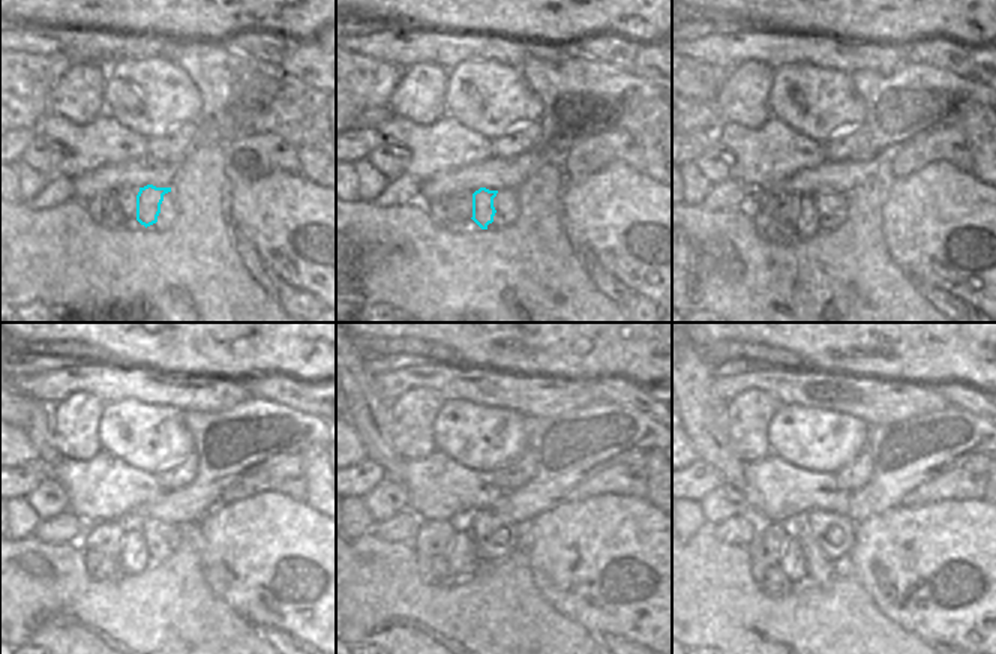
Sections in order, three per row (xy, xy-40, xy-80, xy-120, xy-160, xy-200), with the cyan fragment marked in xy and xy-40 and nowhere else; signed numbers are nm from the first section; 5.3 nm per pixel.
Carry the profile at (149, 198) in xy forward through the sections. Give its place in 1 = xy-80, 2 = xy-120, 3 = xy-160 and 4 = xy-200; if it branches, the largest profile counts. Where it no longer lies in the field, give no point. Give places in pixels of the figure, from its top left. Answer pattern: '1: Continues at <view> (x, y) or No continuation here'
1: Continues at xy-80 (807, 221)
2: Continues at xy-120 (134, 557)
3: Continues at xy-160 (462, 554)
4: Continues at xy-200 (792, 561)

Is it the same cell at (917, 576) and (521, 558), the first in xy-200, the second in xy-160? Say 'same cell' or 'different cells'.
different cells

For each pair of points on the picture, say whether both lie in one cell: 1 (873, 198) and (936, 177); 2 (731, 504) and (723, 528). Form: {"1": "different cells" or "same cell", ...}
{"1": "different cells", "2": "different cells"}

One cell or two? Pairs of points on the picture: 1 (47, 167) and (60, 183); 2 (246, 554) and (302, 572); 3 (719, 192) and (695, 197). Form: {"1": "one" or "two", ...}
{"1": "two", "2": "one", "3": "two"}

